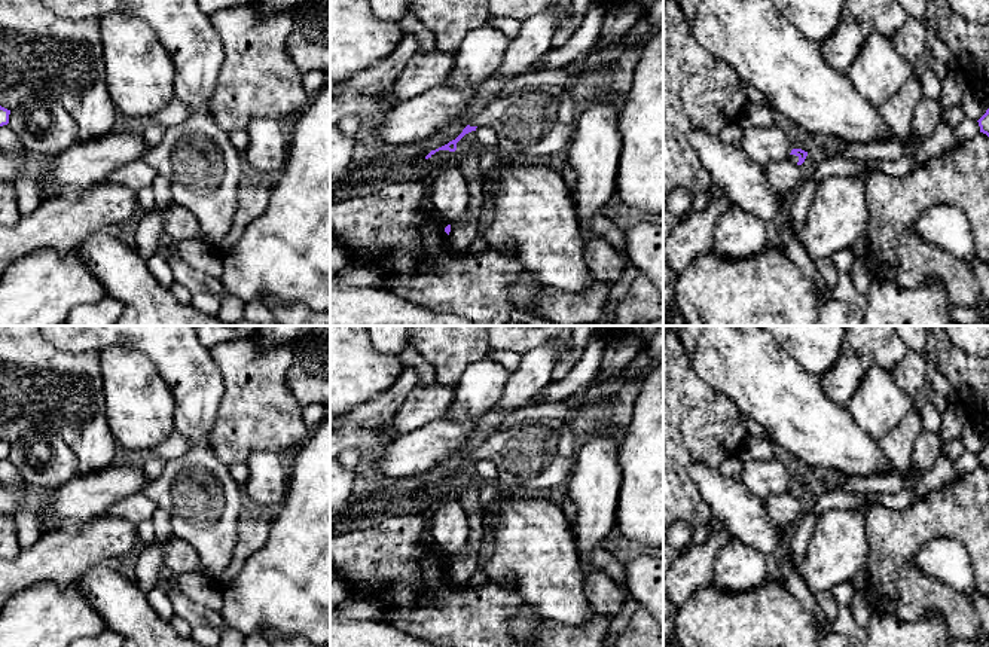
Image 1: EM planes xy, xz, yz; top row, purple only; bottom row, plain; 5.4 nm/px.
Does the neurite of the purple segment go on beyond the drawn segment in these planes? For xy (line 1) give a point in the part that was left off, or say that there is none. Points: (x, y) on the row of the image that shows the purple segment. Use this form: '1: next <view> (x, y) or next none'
1: next none

